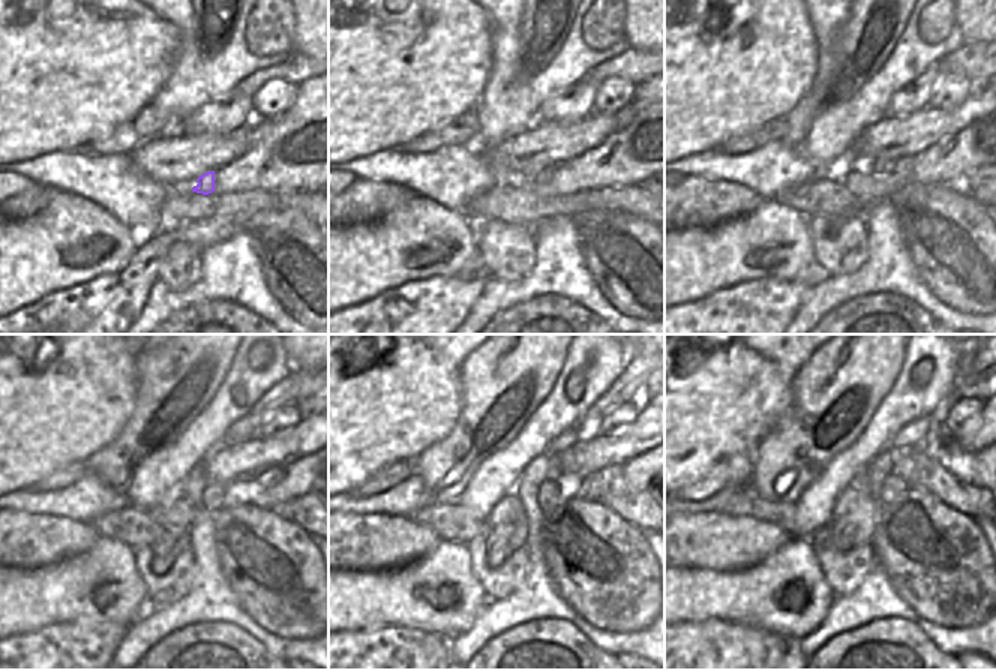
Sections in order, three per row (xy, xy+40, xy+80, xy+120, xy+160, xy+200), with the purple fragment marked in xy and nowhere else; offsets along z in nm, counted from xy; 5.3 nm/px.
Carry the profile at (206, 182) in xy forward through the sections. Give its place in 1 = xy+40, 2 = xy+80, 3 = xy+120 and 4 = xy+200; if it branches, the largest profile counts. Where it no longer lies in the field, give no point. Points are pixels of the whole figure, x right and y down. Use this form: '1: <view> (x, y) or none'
1: xy+40 (542, 177)
2: xy+80 (881, 165)
3: xy+120 (213, 493)
4: xy+200 (891, 486)

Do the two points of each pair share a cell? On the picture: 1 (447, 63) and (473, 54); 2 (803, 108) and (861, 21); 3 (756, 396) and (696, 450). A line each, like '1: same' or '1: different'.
1: same
2: same
3: same

